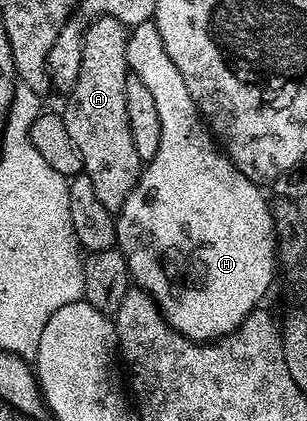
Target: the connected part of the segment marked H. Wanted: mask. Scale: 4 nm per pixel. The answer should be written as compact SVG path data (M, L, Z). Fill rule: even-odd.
M153 20L133 25L129 29L129 33L126 61L131 73L138 76L144 82L144 86L148 86L148 92L152 94L152 100L156 102L156 114L160 118L160 146L154 157L145 161L142 177L136 182L134 189L126 195L122 209L116 214L116 234L118 235L116 247L119 252L124 254L124 258L128 262L131 281L154 298L158 309L162 311L162 317L181 336L199 342L213 342L236 331L244 322L244 318L248 318L248 314L263 303L262 299L265 298L266 291L274 284L274 276L276 280L276 273L279 271L278 239L274 229L272 204L269 199L266 201L265 194L258 189L261 187L255 181L249 180L216 143L209 127L202 119L202 114L199 112L192 94L188 94L188 86L184 86L184 77L180 75L180 70L176 70L176 62L172 62L172 58L168 58L168 50L164 50L164 38L160 38L160 30L155 26Z

